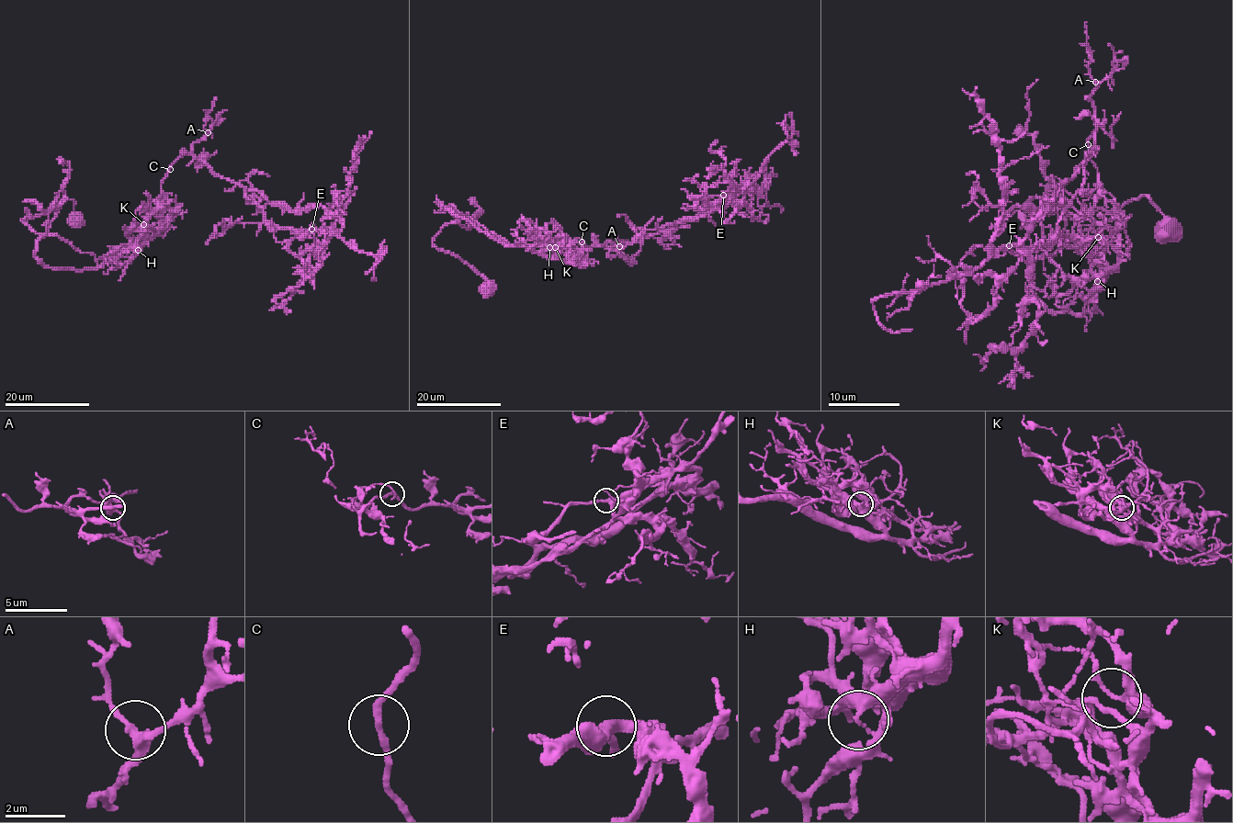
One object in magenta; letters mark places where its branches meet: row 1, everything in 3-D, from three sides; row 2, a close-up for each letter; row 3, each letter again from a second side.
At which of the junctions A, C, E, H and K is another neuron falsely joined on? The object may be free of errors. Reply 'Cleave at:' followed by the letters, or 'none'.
Cleave at: K

